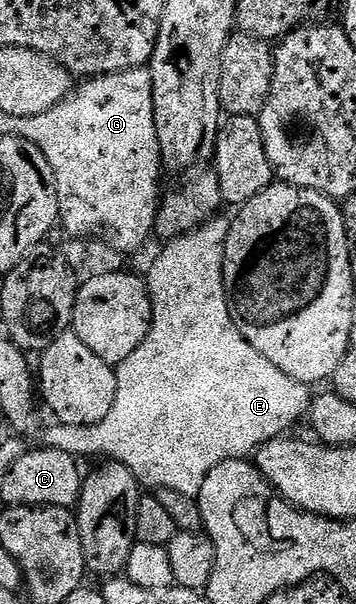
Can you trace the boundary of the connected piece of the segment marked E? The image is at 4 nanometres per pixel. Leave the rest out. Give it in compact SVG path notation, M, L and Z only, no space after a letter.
M213 218L205 225L199 226L194 232L171 240L167 244L170 246L151 263L150 274L145 274L144 280L146 286L150 288L150 302L154 308L152 323L144 343L140 343L140 347L136 347L136 351L132 351L132 355L128 355L128 359L124 359L116 366L118 386L116 387L116 403L112 407L112 411L108 411L108 415L104 415L104 419L100 419L100 423L95 425L54 423L54 426L46 433L45 444L49 448L64 451L79 459L102 457L101 459L118 462L130 469L134 473L135 479L143 486L151 485L151 490L171 488L172 491L179 492L180 495L194 499L202 492L204 479L208 479L210 472L220 463L241 461L257 454L258 450L268 442L289 434L290 428L301 417L303 420L309 414L312 404L311 386L304 385L302 382L284 375L284 371L280 371L280 367L268 363L268 359L264 359L264 355L260 355L260 351L256 351L256 347L252 347L252 343L248 343L244 339L244 335L240 335L240 331L234 325L234 320L230 317L230 301L226 297L226 236L230 231L230 221L227 218L220 218Z

